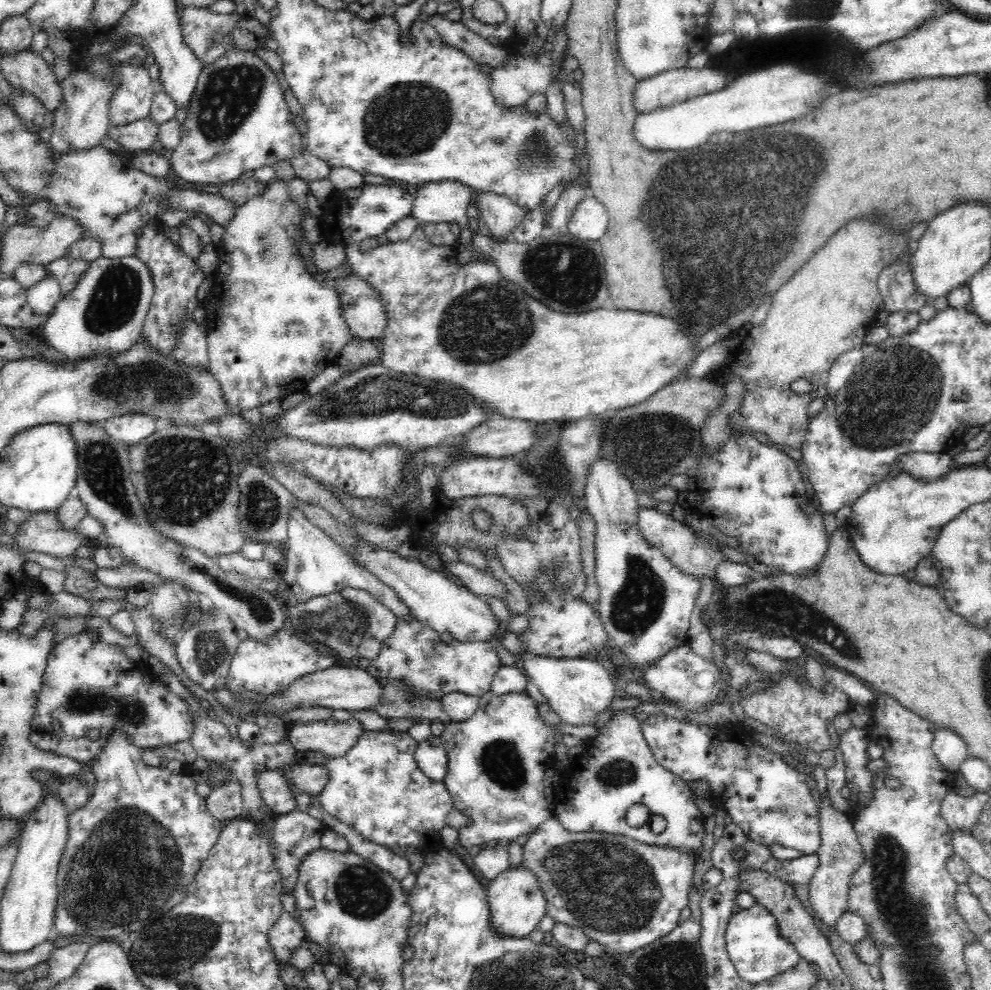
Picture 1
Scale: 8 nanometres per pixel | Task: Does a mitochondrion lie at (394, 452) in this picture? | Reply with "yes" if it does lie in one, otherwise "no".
no

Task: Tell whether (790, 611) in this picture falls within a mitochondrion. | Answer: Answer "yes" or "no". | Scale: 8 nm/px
yes

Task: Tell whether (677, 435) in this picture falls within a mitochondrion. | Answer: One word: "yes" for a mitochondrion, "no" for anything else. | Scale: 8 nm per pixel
yes

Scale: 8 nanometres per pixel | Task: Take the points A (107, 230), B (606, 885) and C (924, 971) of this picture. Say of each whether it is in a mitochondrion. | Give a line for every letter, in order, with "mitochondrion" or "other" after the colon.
A: other
B: mitochondrion
C: mitochondrion

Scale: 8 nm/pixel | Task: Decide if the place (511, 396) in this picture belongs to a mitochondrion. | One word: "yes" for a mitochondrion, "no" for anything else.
no

